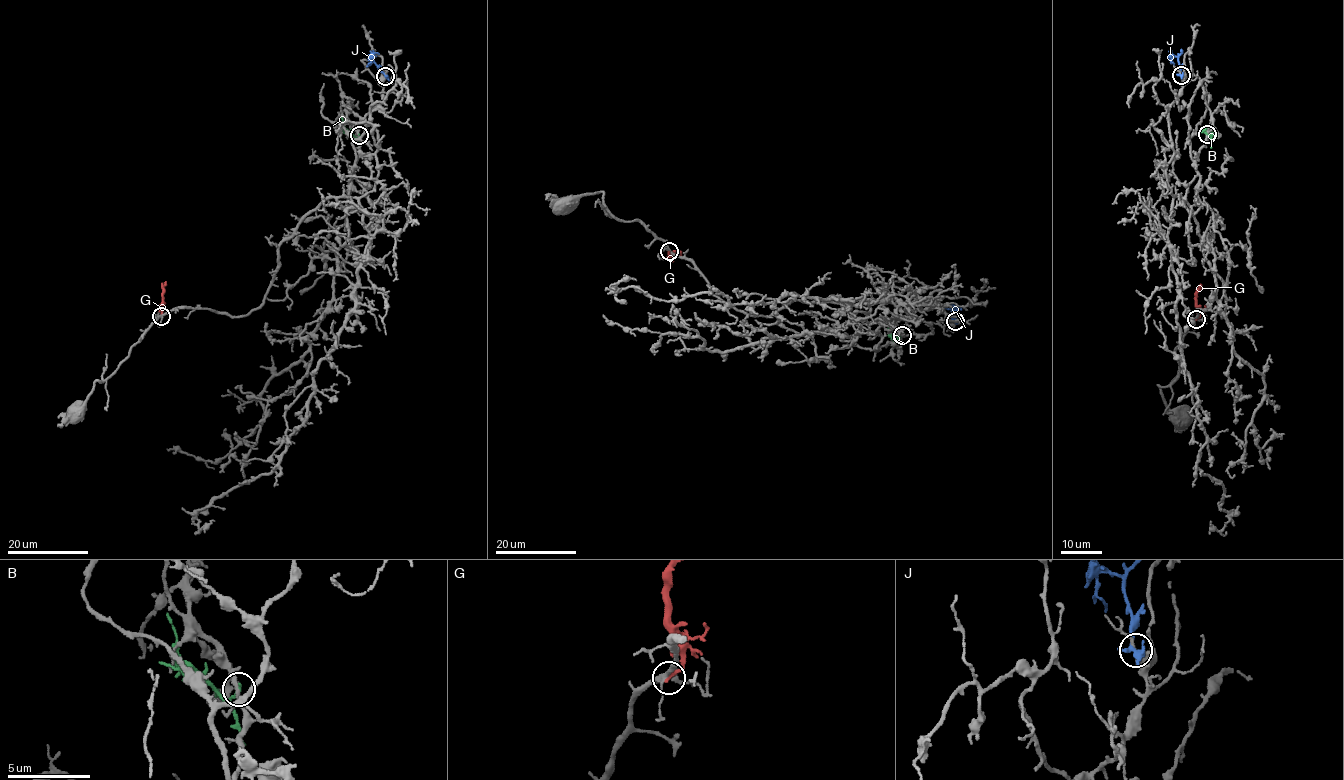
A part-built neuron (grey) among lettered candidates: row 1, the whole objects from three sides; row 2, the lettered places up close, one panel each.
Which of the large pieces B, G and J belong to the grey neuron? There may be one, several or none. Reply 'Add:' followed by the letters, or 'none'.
Add: B

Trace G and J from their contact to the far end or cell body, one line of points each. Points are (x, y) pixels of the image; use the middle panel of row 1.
G: (669, 251), (672, 255), (679, 252), (683, 258)
J: (955, 321), (952, 307), (944, 307)

